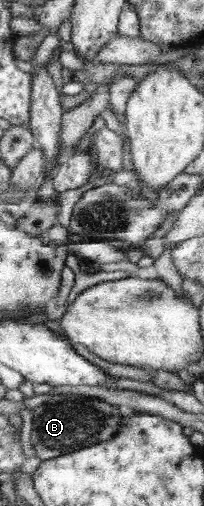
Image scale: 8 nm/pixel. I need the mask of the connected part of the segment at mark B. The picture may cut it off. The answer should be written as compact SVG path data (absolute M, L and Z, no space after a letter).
M56 394L33 410L31 443L42 461L112 439L127 411L106 401L78 394Z

